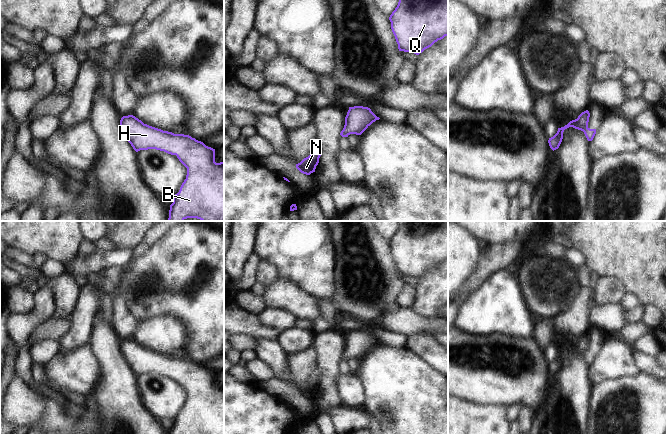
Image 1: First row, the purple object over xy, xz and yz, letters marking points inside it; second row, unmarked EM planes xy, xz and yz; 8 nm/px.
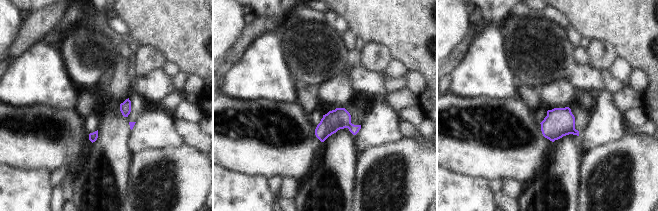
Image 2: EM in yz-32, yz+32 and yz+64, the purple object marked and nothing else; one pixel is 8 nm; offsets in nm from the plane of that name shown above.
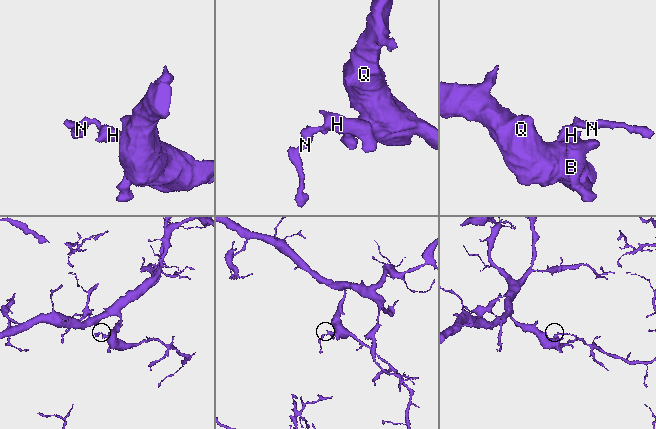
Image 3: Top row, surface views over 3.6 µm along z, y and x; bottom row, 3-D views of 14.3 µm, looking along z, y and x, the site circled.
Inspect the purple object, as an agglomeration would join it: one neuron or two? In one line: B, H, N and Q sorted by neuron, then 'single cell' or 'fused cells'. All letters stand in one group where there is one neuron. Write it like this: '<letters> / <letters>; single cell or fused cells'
B H N Q; single cell

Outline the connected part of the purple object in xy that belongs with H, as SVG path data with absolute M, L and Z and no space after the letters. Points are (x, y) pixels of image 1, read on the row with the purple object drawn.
M133 115L123 116L120 120L121 129L133 149L156 149L176 155L187 168L186 179L177 194L173 195L168 221L184 221L197 218L201 221L224 221L224 162L215 162L215 149L189 135L174 134L144 124Z

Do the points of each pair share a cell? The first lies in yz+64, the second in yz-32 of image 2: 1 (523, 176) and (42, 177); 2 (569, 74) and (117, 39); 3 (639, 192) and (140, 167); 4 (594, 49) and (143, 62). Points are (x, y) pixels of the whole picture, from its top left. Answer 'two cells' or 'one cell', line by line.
1: two cells
2: two cells
3: one cell
4: one cell

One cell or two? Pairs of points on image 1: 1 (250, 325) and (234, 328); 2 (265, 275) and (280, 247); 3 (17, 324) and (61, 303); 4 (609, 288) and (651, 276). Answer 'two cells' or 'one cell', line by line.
1: one cell
2: two cells
3: two cells
4: two cells

